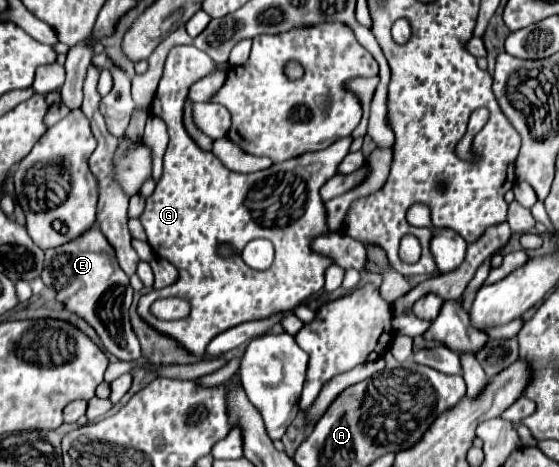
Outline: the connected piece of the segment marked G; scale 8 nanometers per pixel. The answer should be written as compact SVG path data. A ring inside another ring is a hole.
M194 45L174 47L166 59L152 113L166 121L170 145L164 153L162 179L144 209L144 221L148 225L142 223L152 251L178 269L178 279L164 289L152 289L142 295L138 313L152 327L174 337L196 355L202 355L210 341L222 331L244 321L290 311L324 287L324 273L332 263L310 247L316 235L326 235L326 231L330 231L326 223L328 213L318 191L336 175L352 143L352 137L344 137L322 151L302 153L250 175L226 169L212 151L204 151L192 141L182 121L190 87L214 71L226 73L228 65L218 67L218 63ZM252 239L270 239L274 243L276 255L270 269L250 269L238 255L230 259L216 255L218 243L230 243L234 251L240 253ZM166 297L188 301L190 315L178 321L154 317L150 311L152 303Z

